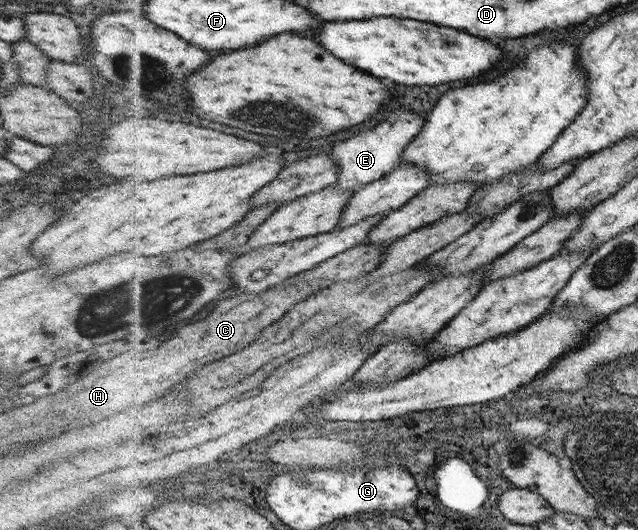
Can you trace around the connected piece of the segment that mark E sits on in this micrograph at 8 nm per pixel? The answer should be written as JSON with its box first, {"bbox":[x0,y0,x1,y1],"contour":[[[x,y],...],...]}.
{"bbox":[331,110,425,190],"contour":[[[393,110],[389,117],[379,121],[375,129],[358,133],[355,137],[336,144],[331,153],[340,166],[340,179],[336,186],[341,190],[361,190],[386,176],[402,161],[402,154],[410,142],[418,136],[425,124],[425,115],[417,116],[407,110]]]}

